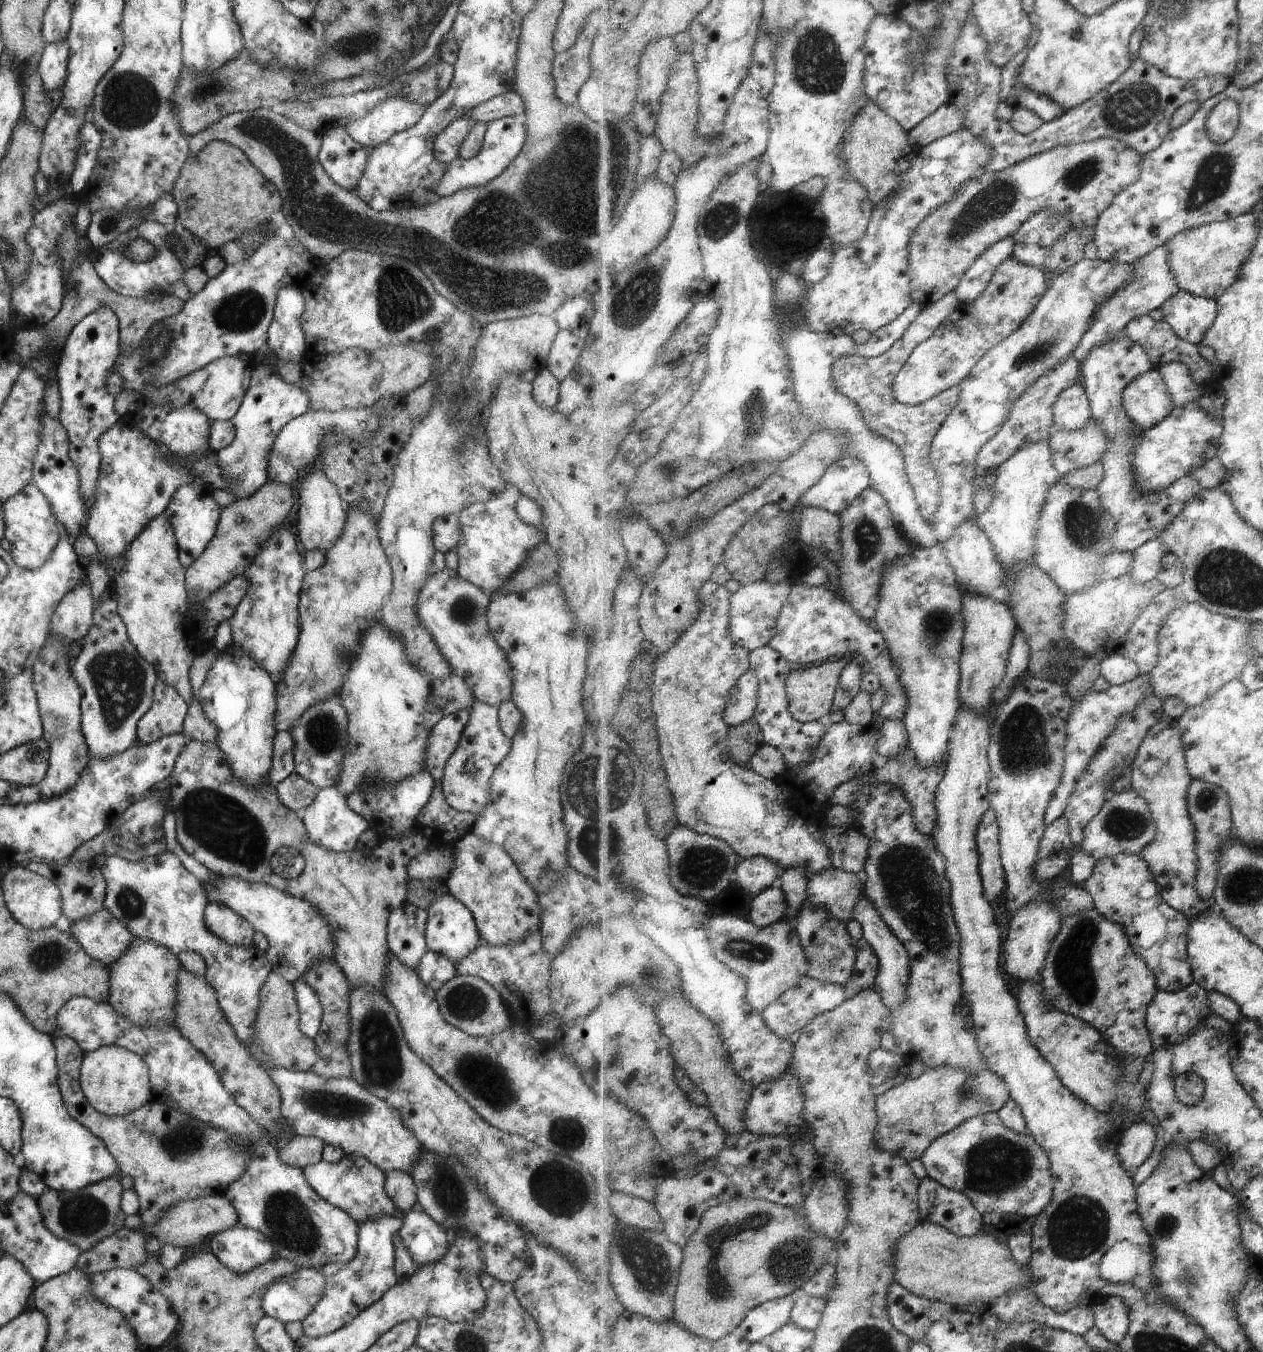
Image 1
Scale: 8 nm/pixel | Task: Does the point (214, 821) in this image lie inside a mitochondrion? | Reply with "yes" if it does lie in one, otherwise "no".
yes

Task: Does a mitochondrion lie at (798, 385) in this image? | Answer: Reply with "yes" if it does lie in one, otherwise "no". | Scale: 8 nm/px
no

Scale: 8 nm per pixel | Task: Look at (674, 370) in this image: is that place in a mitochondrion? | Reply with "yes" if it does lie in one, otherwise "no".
no

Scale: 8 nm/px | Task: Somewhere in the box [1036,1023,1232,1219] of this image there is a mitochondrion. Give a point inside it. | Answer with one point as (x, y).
(1188, 1094)

